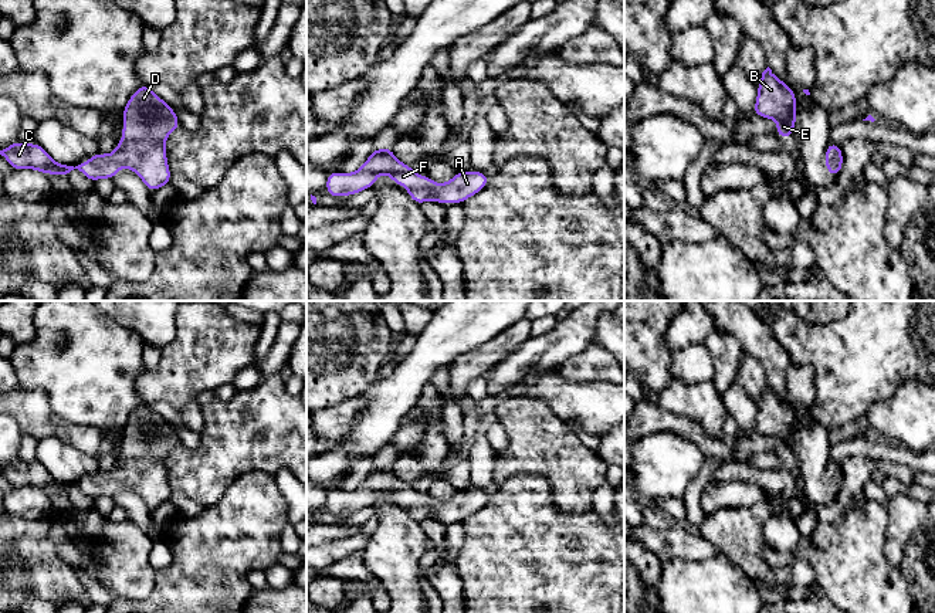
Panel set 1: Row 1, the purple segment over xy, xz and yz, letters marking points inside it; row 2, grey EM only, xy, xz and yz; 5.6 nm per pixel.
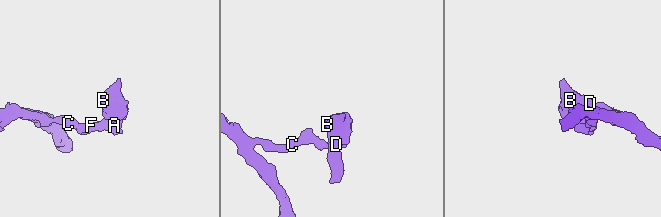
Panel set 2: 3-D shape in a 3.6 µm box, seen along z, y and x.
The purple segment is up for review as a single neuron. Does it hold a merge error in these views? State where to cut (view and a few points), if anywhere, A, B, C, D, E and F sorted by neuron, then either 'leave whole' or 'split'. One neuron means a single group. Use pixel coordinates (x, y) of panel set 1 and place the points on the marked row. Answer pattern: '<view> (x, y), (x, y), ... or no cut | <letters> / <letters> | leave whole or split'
no cut | A B C D E F | leave whole

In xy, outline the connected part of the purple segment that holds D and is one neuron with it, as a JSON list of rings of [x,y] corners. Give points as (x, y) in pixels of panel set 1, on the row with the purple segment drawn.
[[[140,84],[123,108],[122,118],[122,140],[115,150],[111,155],[98,152],[85,163],[57,163],[38,142],[24,145],[16,140],[0,150],[0,155],[13,170],[34,169],[47,176],[54,173],[62,177],[79,170],[91,183],[98,179],[112,180],[122,167],[126,167],[142,179],[149,192],[169,184],[172,176],[165,143],[175,129],[182,128],[173,108],[150,87]]]

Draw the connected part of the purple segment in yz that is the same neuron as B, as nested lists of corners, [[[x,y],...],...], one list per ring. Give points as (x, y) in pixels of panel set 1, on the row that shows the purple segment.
[[[768,67],[758,87],[758,96],[752,112],[760,118],[775,119],[778,128],[775,133],[785,139],[792,139],[796,125],[796,94],[780,81]]]

